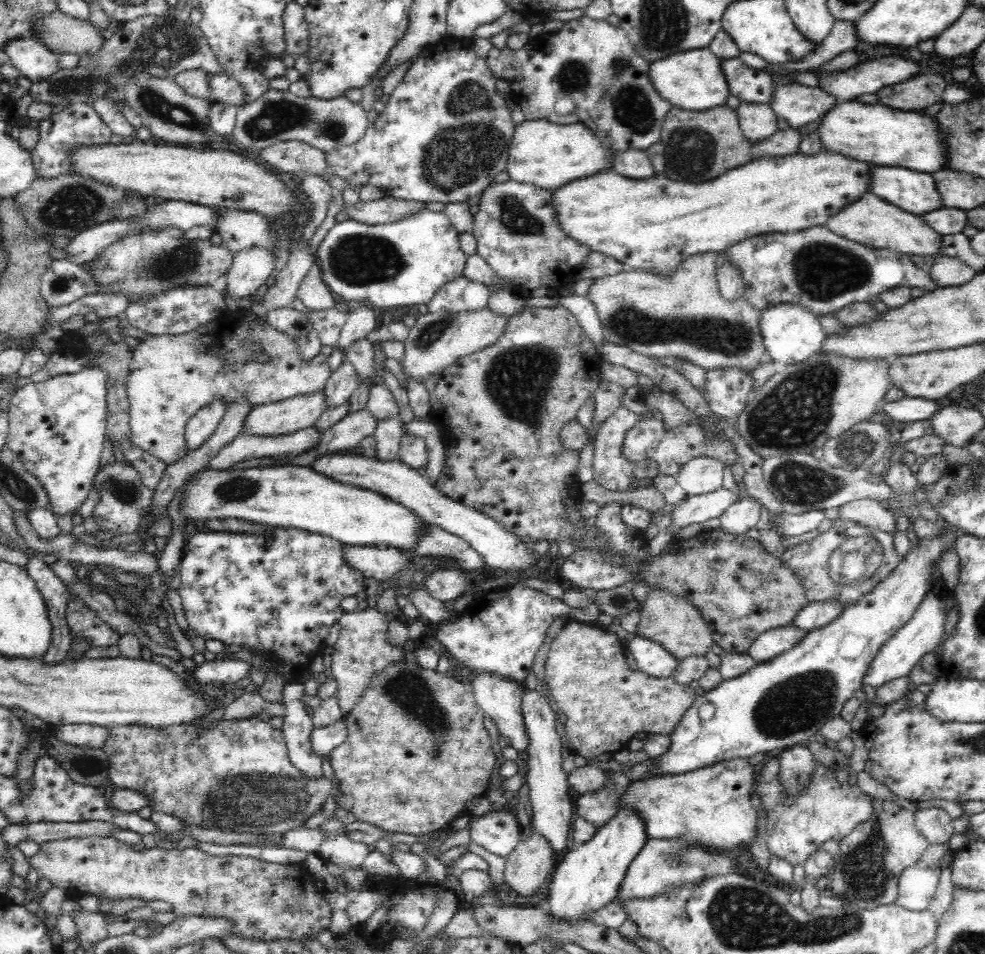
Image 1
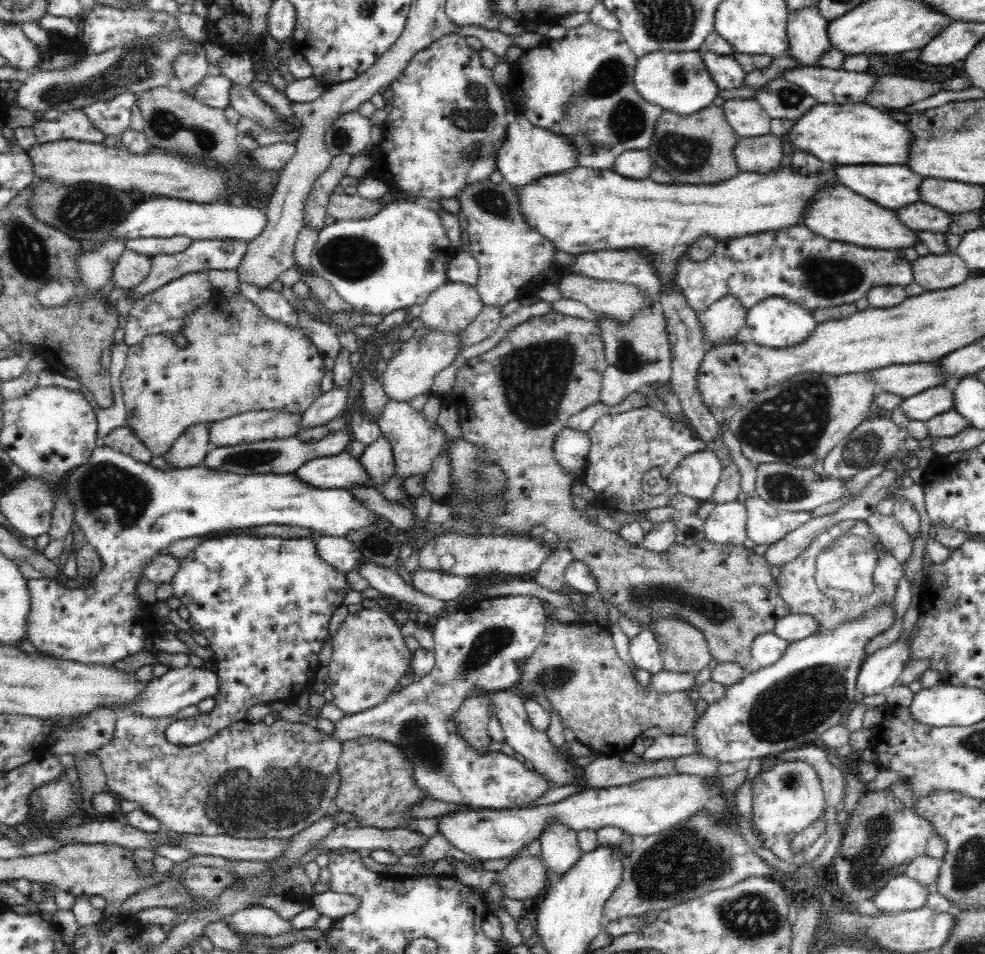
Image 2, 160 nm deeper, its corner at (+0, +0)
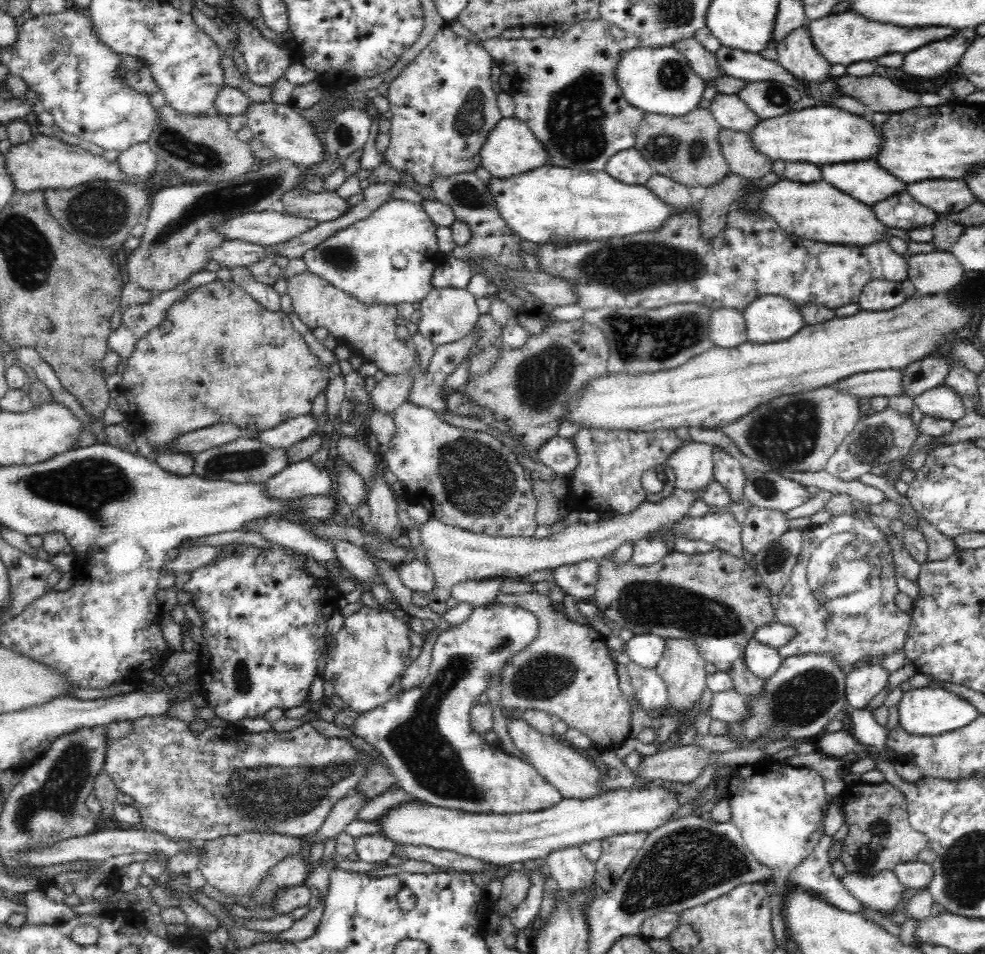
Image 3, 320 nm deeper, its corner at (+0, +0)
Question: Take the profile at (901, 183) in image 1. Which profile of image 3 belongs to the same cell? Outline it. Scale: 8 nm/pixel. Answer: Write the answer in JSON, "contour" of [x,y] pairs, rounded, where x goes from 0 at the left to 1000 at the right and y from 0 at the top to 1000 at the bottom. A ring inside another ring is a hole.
{"contour":[[[887,167],[839,171],[830,177],[839,192],[881,216],[920,197],[920,193],[897,179]]]}

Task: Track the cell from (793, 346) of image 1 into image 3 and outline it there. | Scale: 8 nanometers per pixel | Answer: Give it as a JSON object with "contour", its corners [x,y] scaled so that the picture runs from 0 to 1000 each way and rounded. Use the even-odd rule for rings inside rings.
{"contour":[[[784,309],[772,310],[753,327],[758,356],[780,361],[802,354],[816,342],[810,321],[802,314]]]}

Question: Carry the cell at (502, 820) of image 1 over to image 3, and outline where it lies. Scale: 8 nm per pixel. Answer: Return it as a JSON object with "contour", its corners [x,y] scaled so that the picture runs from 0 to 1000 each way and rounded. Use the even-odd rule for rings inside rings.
{"contour":[[[660,821],[655,827],[627,827],[614,833],[595,839],[573,838],[566,844],[543,852],[530,853],[481,853],[470,849],[447,847],[426,839],[417,839],[404,843],[378,860],[386,866],[394,882],[401,887],[432,887],[439,891],[455,891],[476,897],[501,907],[514,908],[523,904],[533,905],[536,901],[552,899],[560,894],[579,889],[589,889],[593,885],[611,882],[613,878],[634,875],[642,872],[662,873],[677,862],[688,849],[690,843],[682,835],[682,827]]]}

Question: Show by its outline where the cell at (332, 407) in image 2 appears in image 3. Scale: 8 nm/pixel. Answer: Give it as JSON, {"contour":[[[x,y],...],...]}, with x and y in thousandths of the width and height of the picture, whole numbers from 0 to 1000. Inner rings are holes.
{"contour":[[[316,433],[295,438],[274,451],[267,451],[259,458],[276,471],[291,471],[313,459],[321,449],[321,440]]]}

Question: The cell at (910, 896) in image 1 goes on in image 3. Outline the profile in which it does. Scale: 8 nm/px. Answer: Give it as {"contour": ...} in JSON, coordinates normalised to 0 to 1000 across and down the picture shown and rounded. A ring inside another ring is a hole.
{"contour":[[[905,911],[889,914],[885,918],[860,914],[854,920],[854,926],[875,948],[894,956],[904,954],[914,945],[917,931]]]}

